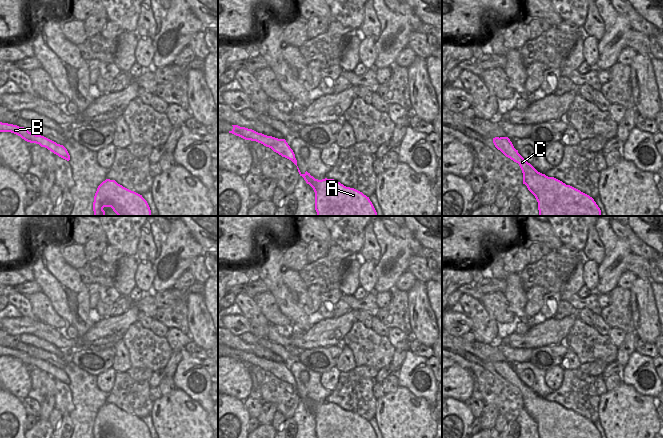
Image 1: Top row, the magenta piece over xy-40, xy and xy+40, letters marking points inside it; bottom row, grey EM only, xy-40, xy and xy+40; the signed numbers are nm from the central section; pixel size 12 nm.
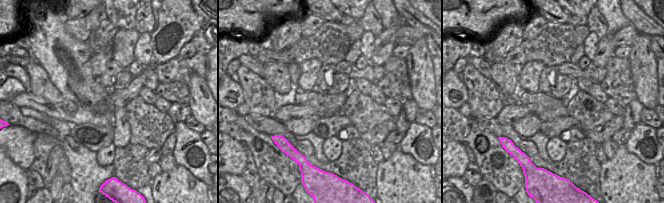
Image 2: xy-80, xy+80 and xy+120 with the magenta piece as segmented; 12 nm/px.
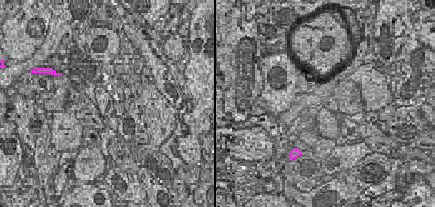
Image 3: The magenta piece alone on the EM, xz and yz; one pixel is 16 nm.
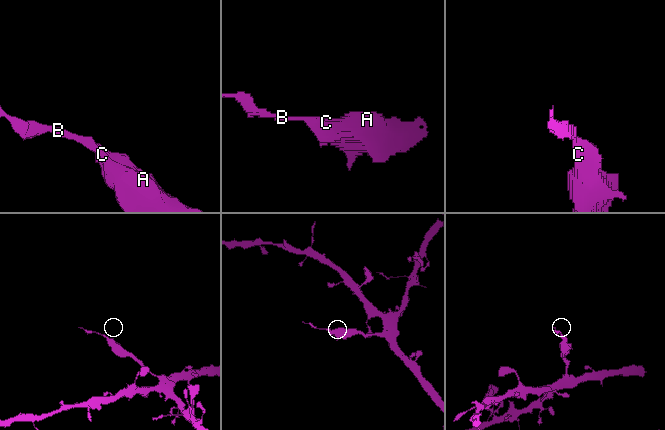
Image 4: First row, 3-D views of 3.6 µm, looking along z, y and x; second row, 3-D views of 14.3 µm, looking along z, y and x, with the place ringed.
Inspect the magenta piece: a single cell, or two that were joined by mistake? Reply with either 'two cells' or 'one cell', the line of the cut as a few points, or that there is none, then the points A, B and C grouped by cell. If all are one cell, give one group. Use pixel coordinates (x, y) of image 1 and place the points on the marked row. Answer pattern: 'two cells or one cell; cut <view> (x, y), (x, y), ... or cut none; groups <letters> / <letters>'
two cells; cut xy (276, 139), (267, 146); groups A C / B

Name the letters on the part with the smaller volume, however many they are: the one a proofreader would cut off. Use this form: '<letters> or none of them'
B

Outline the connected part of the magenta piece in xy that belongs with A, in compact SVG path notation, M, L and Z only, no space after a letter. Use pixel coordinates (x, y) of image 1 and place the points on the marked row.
M297 166L300 176L304 178L315 192L315 210L317 216L377 216L377 212L369 197L362 192L346 187L334 179L315 179L307 171L302 174Z

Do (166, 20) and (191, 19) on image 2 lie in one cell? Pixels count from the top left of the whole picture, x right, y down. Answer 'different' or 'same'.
same

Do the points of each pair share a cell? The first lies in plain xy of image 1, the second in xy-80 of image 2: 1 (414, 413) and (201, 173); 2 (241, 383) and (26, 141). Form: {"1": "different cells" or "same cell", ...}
{"1": "different cells", "2": "same cell"}

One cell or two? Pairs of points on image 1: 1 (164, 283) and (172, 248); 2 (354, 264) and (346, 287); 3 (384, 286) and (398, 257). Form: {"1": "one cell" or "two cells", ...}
{"1": "one cell", "2": "one cell", "3": "one cell"}

